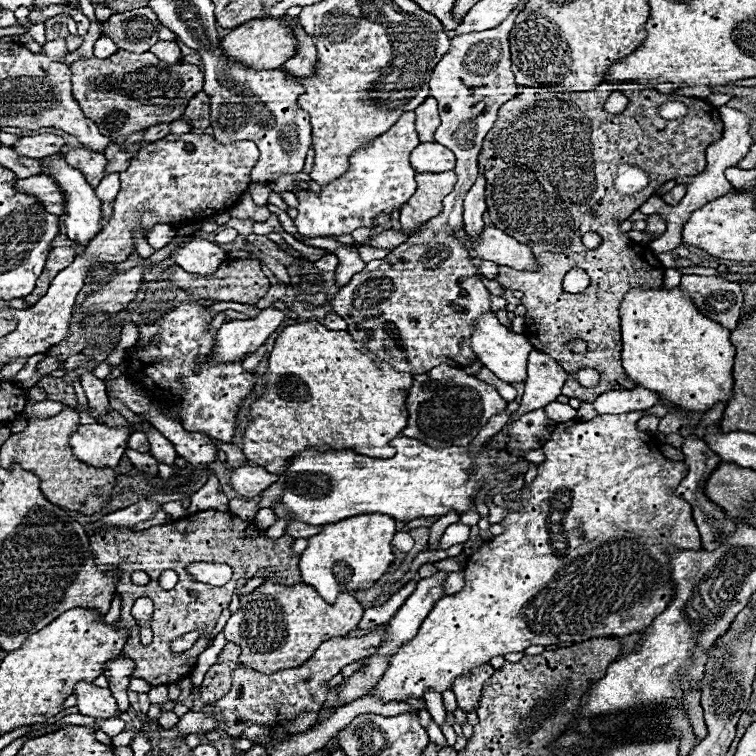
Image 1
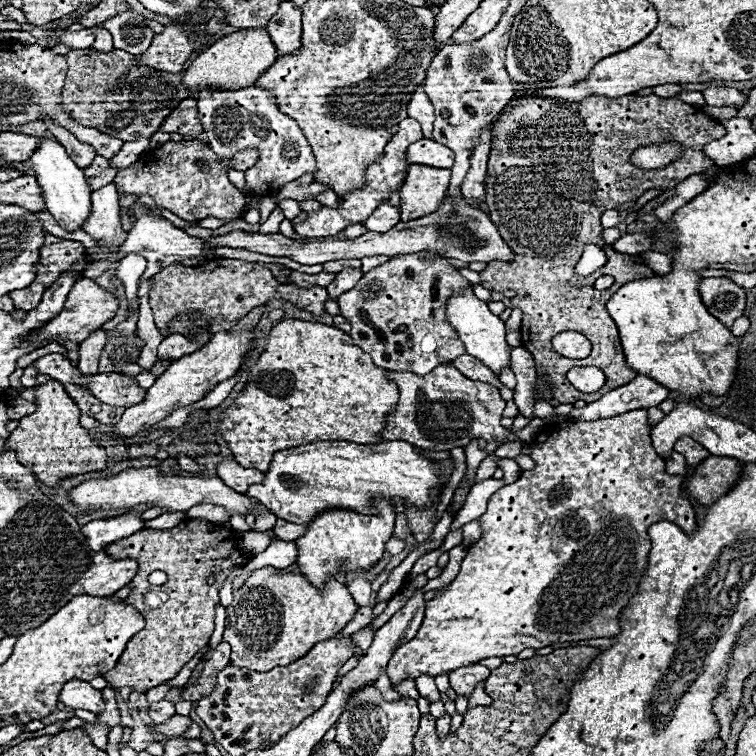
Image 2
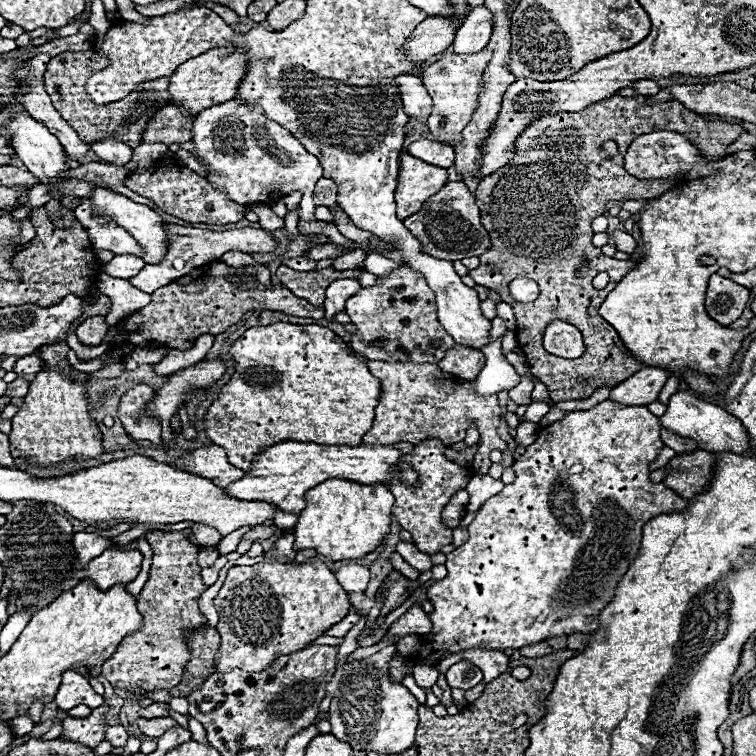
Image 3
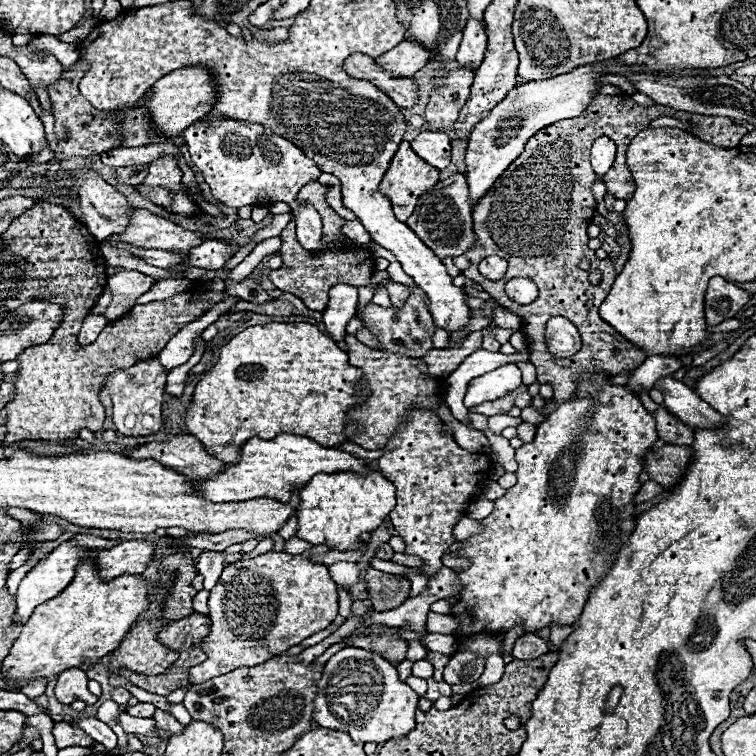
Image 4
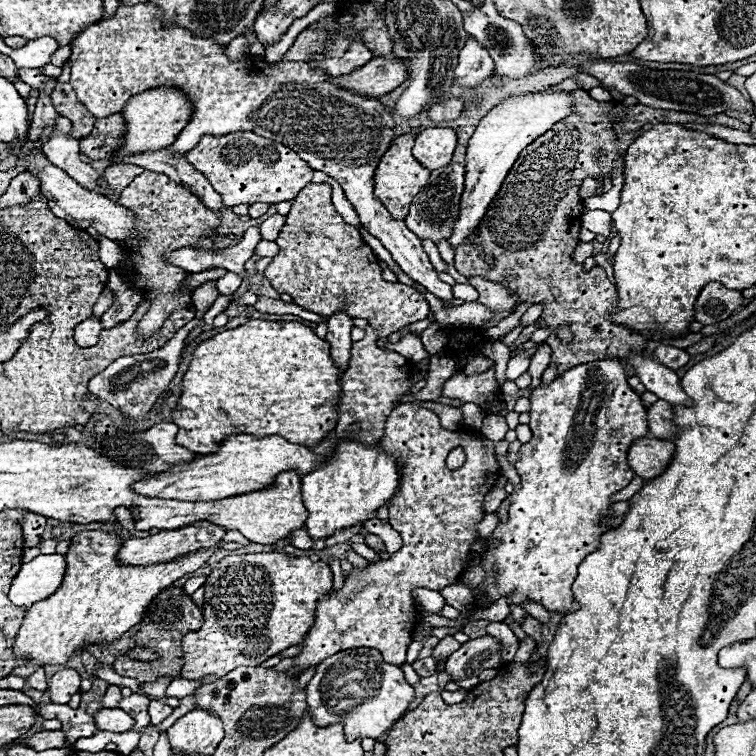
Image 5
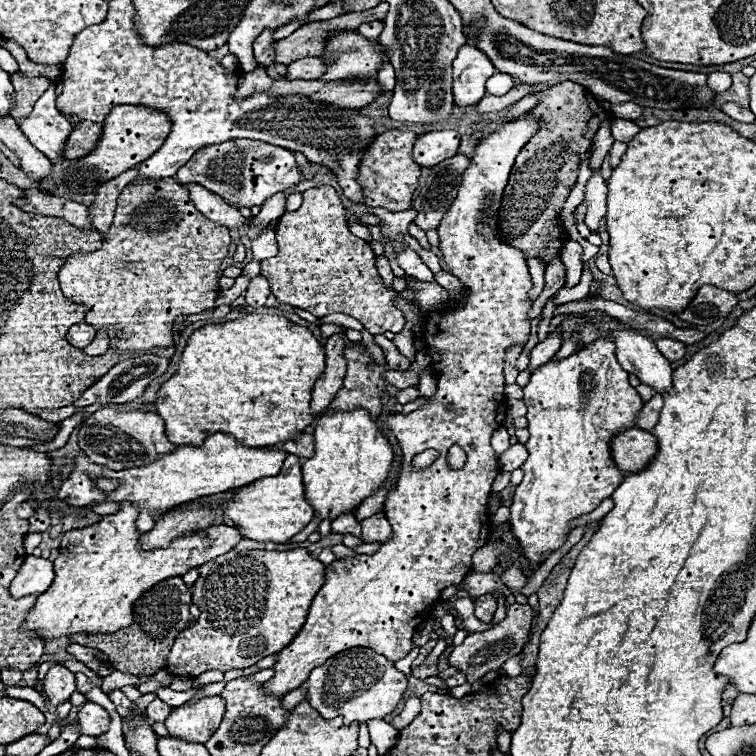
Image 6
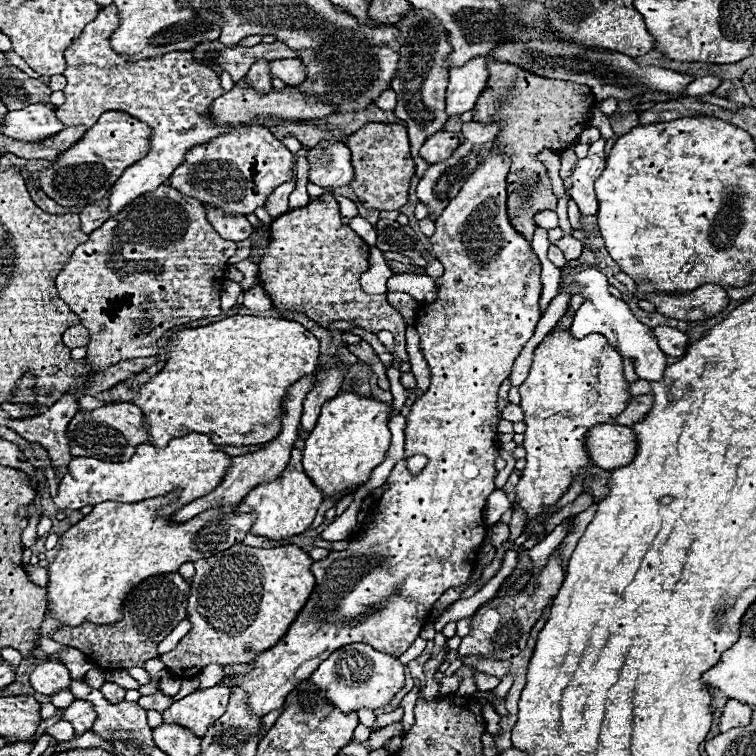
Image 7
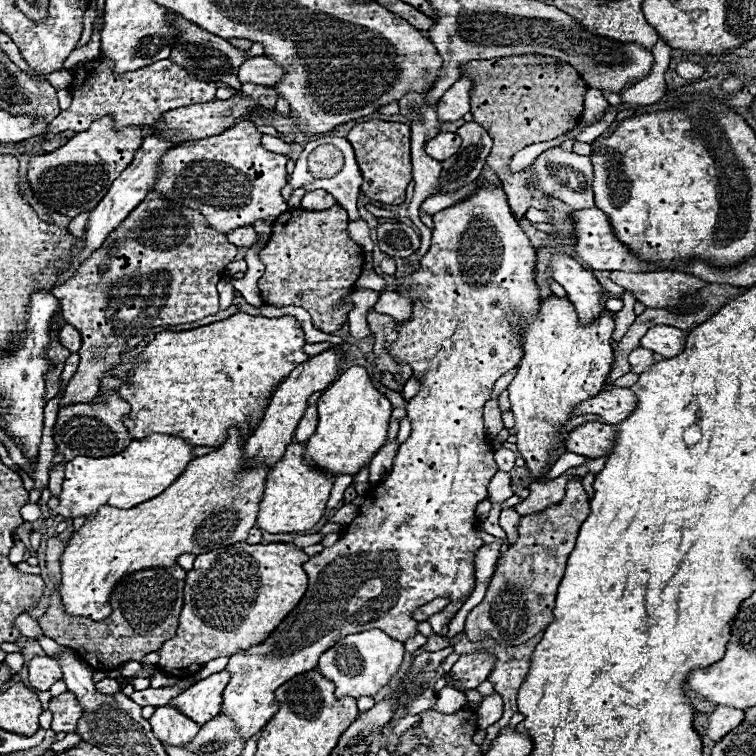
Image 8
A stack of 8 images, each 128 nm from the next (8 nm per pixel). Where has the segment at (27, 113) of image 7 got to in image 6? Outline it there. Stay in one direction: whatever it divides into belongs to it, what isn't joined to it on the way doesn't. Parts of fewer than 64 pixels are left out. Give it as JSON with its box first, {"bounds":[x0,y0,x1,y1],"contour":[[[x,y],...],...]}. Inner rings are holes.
{"bounds":[20,82,72,162],"contour":[[[50,82],[50,88],[34,104],[34,112],[22,120],[20,128],[40,152],[50,156],[52,162],[62,162],[64,144],[72,132],[72,124],[58,112],[54,90],[56,86]]]}

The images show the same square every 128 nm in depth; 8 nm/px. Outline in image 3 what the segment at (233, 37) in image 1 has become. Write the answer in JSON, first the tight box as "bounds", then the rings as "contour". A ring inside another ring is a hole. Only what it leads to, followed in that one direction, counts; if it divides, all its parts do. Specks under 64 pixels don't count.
{"bounds":[170,44,248,116],"contour":[[[234,44],[208,50],[198,58],[190,58],[184,64],[180,64],[178,72],[170,76],[170,94],[174,98],[172,102],[184,106],[190,114],[196,116],[198,112],[202,112],[202,108],[210,108],[210,104],[220,104],[222,100],[234,98],[240,88],[240,82],[244,80],[246,70],[248,70],[246,50]]]}

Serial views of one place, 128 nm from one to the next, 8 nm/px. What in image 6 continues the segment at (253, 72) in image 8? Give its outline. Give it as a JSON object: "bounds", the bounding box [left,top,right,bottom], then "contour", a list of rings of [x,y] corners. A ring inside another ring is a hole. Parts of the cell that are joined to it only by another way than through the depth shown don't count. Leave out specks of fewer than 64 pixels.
{"bounds":[288,58,328,80],"contour":[[[306,58],[288,64],[288,80],[318,80],[328,70],[328,62],[320,58]]]}

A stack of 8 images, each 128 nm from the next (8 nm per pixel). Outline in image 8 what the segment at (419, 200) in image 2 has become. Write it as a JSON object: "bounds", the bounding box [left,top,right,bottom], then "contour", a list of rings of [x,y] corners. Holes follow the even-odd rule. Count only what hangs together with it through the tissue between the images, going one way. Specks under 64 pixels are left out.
{"bounds":[348,120,412,204],"contour":[[[370,120],[356,124],[348,132],[348,142],[356,152],[360,172],[364,176],[362,194],[372,202],[382,204],[402,204],[406,186],[412,182],[412,164],[410,164],[410,128],[398,122]]]}

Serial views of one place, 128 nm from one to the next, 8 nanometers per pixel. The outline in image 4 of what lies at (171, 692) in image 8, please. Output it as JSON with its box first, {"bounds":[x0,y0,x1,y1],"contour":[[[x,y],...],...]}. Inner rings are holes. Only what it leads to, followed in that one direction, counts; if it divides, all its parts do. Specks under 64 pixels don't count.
{"bounds":[154,710,184,738],"contour":[[[156,710],[154,720],[158,720],[158,728],[164,730],[164,732],[168,734],[168,738],[170,738],[170,736],[178,736],[178,734],[182,734],[182,730],[184,730],[184,726],[182,726],[174,716],[170,716],[170,714],[162,712],[162,710]]]}

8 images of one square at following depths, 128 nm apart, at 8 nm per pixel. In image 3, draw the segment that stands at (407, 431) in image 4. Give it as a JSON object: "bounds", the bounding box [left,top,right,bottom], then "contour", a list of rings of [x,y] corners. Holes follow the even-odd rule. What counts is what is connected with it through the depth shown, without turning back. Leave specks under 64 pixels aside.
{"bounds":[390,440,470,554],"contour":[[[428,440],[428,442],[418,444],[412,454],[404,456],[404,460],[410,466],[414,466],[416,472],[420,474],[418,486],[416,488],[406,486],[398,480],[394,480],[390,484],[390,490],[396,496],[396,504],[394,504],[392,514],[398,518],[400,526],[412,534],[416,548],[424,554],[436,554],[442,546],[452,542],[452,530],[442,524],[440,514],[442,514],[444,506],[450,502],[452,494],[458,492],[460,488],[466,488],[466,484],[470,480],[470,470],[446,460],[442,450],[444,450],[444,444],[438,440]]]}

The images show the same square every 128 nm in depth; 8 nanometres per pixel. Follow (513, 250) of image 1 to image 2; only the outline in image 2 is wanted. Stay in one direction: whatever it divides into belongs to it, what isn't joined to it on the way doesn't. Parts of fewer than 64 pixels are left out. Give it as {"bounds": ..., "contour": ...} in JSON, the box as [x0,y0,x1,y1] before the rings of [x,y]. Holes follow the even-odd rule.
{"bounds":[206,198,514,264],"contour":[[[444,198],[442,206],[420,218],[420,220],[412,220],[412,222],[398,222],[390,232],[382,234],[382,232],[366,232],[360,238],[354,240],[334,240],[328,238],[324,242],[294,242],[282,234],[248,234],[248,232],[230,232],[226,236],[218,236],[214,240],[206,240],[206,250],[214,252],[216,246],[228,246],[228,248],[246,248],[258,254],[268,254],[268,256],[284,256],[284,258],[292,258],[294,262],[300,264],[324,264],[330,260],[340,260],[340,258],[364,258],[364,256],[396,256],[396,254],[404,254],[404,252],[420,252],[420,250],[434,250],[434,252],[442,252],[442,256],[450,256],[462,262],[494,262],[494,260],[514,260],[514,252],[510,250],[510,246],[502,240],[500,232],[496,230],[496,226],[492,224],[492,220],[478,208],[468,206],[464,200],[458,204],[458,208],[454,210],[454,206],[448,202],[448,198]]]}

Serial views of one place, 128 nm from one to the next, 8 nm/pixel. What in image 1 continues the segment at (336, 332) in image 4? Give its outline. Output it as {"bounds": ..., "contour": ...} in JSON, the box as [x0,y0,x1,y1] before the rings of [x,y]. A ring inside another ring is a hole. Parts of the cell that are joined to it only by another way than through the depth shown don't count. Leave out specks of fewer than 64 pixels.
{"bounds":[300,238,366,284],"contour":[[[300,238],[304,244],[310,246],[318,246],[324,248],[332,254],[338,256],[338,268],[336,268],[336,284],[348,284],[350,278],[358,272],[362,272],[362,268],[366,266],[366,262],[360,258],[358,254],[358,246],[356,244],[344,244],[332,238]]]}

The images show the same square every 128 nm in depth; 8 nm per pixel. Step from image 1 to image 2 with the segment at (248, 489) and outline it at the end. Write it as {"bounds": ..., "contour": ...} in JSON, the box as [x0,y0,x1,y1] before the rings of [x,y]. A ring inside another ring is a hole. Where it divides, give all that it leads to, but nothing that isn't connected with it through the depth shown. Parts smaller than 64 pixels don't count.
{"bounds":[218,460,264,494],"contour":[[[224,460],[218,464],[218,478],[222,478],[226,486],[244,494],[250,484],[258,484],[258,480],[264,480],[264,472],[256,468],[244,468],[236,460]]]}

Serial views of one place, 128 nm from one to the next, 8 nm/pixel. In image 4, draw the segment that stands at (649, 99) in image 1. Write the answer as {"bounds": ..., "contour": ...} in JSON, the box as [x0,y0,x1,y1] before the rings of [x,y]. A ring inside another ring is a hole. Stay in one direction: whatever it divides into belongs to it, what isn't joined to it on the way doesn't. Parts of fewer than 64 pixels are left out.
{"bounds":[462,94,748,402],"contour":[[[598,94],[594,96],[590,108],[582,116],[568,122],[556,122],[550,124],[548,128],[538,130],[530,138],[530,142],[526,142],[524,152],[506,168],[506,172],[472,208],[474,232],[478,236],[478,242],[474,248],[466,252],[472,264],[462,274],[472,282],[482,284],[482,288],[496,302],[500,302],[504,308],[508,308],[510,312],[522,318],[522,332],[530,350],[530,362],[538,370],[538,382],[550,384],[554,388],[556,402],[574,398],[578,386],[576,382],[582,378],[582,374],[600,372],[600,374],[616,376],[622,372],[636,370],[646,360],[646,354],[642,350],[638,350],[628,340],[624,340],[624,336],[620,336],[610,324],[606,324],[598,316],[598,308],[616,280],[616,270],[610,258],[600,260],[596,258],[596,252],[588,248],[590,238],[586,228],[596,216],[596,208],[598,208],[598,202],[590,188],[598,180],[596,172],[590,166],[590,148],[594,140],[600,136],[608,136],[616,142],[618,146],[616,160],[600,180],[606,184],[606,194],[616,196],[618,200],[630,200],[630,196],[634,196],[634,180],[624,162],[626,148],[638,132],[648,128],[650,122],[660,116],[688,122],[692,126],[692,130],[688,130],[690,134],[722,150],[736,148],[740,144],[740,138],[748,132],[744,126],[734,124],[726,116],[694,116],[690,112],[674,110],[670,106],[642,108],[632,100],[632,96],[626,94],[620,96]],[[490,254],[508,260],[508,272],[502,280],[496,282],[486,280],[478,272],[478,264]],[[582,256],[590,258],[592,268],[602,270],[602,282],[598,286],[592,286],[588,282],[588,274],[590,274],[588,270],[578,268]],[[516,276],[530,278],[538,284],[540,298],[536,302],[516,304],[506,296],[504,284]],[[552,316],[564,316],[580,330],[582,350],[578,354],[570,358],[556,358],[546,352],[544,328]]]}

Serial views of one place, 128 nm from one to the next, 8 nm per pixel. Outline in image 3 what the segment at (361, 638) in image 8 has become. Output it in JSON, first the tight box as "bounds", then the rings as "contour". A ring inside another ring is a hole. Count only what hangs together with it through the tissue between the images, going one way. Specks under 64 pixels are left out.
{"bounds":[326,660,420,754],"contour":[[[360,660],[338,666],[326,690],[328,694],[332,694],[332,704],[328,710],[332,736],[364,752],[398,754],[412,748],[414,734],[418,728],[416,710],[420,704],[408,692],[406,686],[392,684],[386,674]]]}

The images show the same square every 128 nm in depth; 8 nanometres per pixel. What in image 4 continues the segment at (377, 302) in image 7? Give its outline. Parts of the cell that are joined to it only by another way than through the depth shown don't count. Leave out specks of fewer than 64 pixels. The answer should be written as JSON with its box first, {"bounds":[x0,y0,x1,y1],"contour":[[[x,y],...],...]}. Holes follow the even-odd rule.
{"bounds":[270,182,408,312],"contour":[[[310,182],[306,184],[306,188],[302,188],[302,192],[298,194],[298,202],[300,204],[314,204],[314,208],[320,212],[322,222],[324,222],[324,236],[322,236],[322,252],[306,252],[298,240],[296,240],[296,224],[294,220],[290,220],[290,224],[282,230],[282,248],[280,248],[280,256],[284,258],[284,266],[278,270],[270,272],[270,280],[274,282],[274,286],[282,292],[290,292],[298,298],[304,300],[304,304],[308,308],[314,308],[318,312],[326,310],[328,304],[328,290],[332,288],[332,284],[338,282],[346,282],[346,284],[354,284],[354,286],[364,286],[368,284],[370,276],[374,274],[374,256],[368,250],[362,248],[352,248],[352,250],[340,250],[336,248],[336,240],[340,238],[340,228],[344,224],[344,218],[340,218],[324,200],[326,188],[318,182]],[[390,282],[388,286],[386,286],[386,290],[388,290],[388,294],[390,294],[390,300],[392,300],[392,304],[394,306],[402,306],[404,302],[406,302],[406,298],[408,298],[408,288],[404,286],[404,284],[398,284],[398,282]]]}

